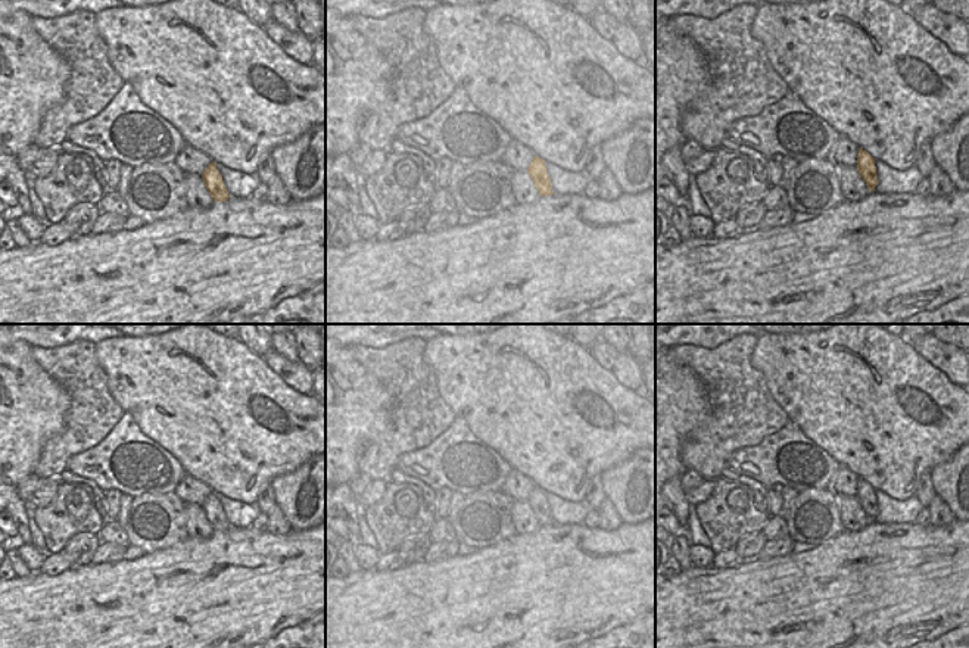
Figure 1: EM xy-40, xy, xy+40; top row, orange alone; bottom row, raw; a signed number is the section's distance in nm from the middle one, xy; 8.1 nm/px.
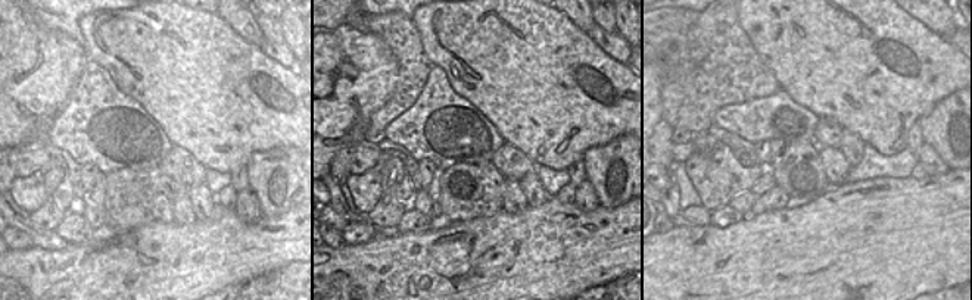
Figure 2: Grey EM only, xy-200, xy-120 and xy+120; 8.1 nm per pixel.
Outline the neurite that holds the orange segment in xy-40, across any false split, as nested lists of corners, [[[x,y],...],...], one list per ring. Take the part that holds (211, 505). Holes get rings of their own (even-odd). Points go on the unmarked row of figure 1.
[[[211,492],[205,498],[202,510],[214,532],[225,532],[230,527],[224,515],[222,507],[216,499],[216,493]]]

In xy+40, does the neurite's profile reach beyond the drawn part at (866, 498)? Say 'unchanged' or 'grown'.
unchanged

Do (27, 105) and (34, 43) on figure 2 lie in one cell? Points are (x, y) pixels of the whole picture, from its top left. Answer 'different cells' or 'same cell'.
same cell

